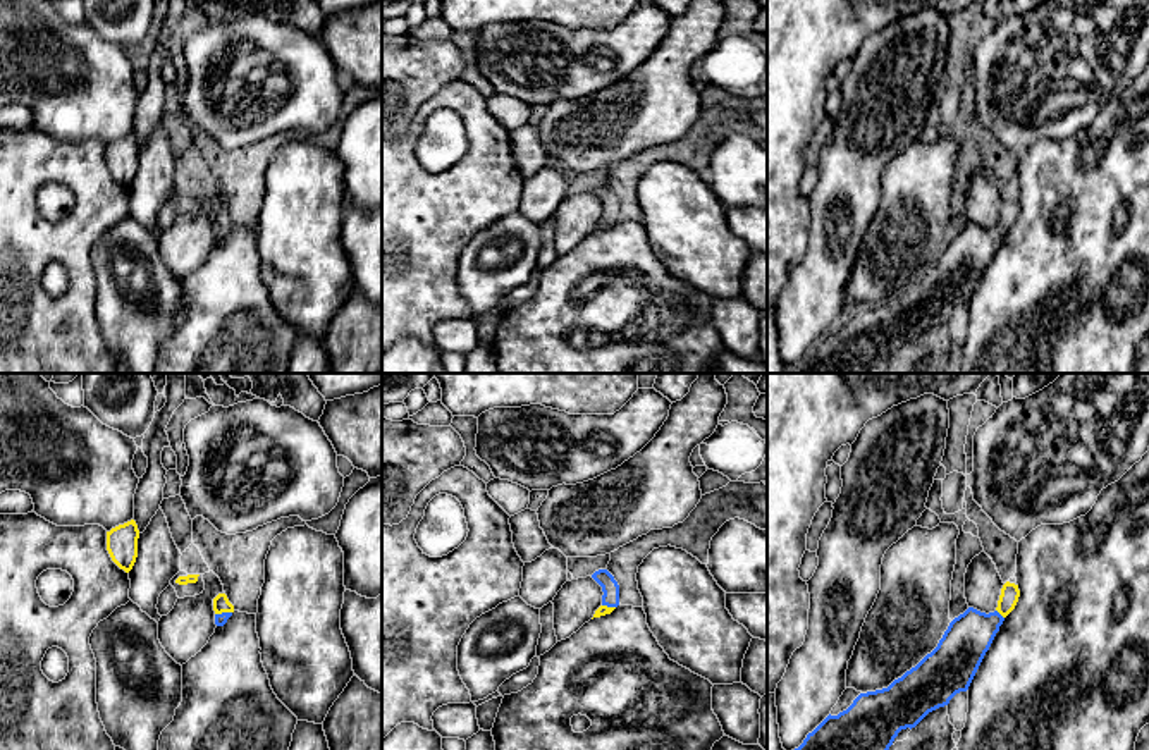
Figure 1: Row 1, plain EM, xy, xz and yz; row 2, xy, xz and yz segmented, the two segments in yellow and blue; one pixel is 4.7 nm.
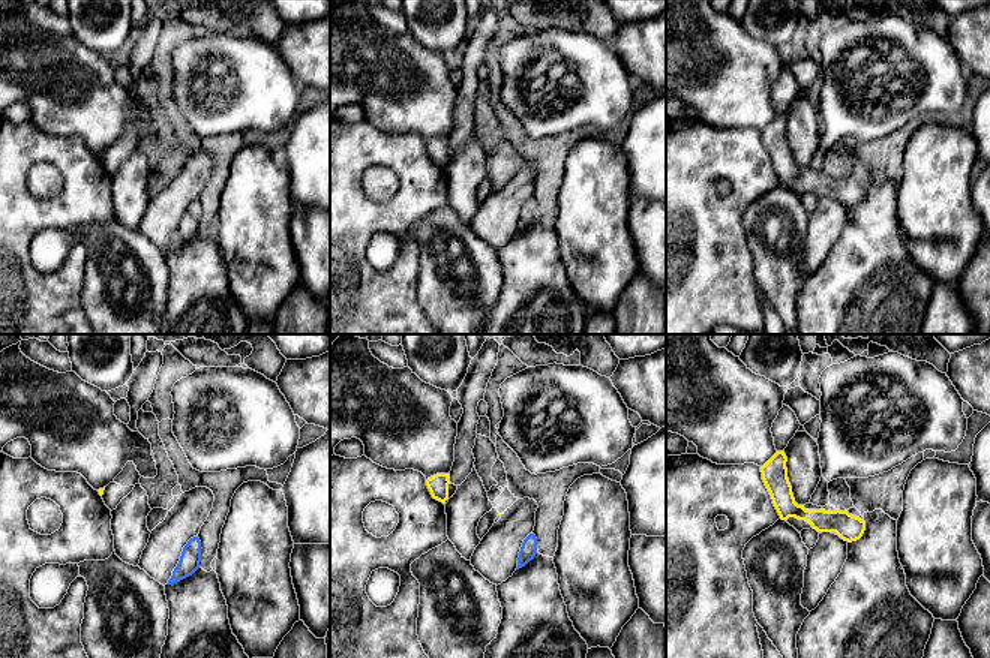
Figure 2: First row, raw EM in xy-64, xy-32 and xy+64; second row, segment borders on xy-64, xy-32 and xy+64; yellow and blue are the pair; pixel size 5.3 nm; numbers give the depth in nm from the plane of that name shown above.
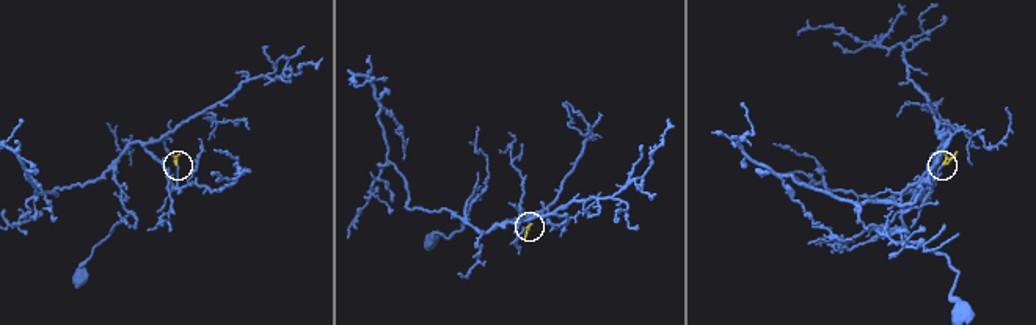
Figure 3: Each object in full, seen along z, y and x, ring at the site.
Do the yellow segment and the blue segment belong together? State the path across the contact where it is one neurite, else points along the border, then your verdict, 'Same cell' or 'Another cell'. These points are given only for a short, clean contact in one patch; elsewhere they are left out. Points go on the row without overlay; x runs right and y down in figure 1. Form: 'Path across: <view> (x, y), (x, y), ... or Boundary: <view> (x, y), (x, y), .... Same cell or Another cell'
Path across: yz (1010, 207), (1000, 227), (969, 252). Same cell

